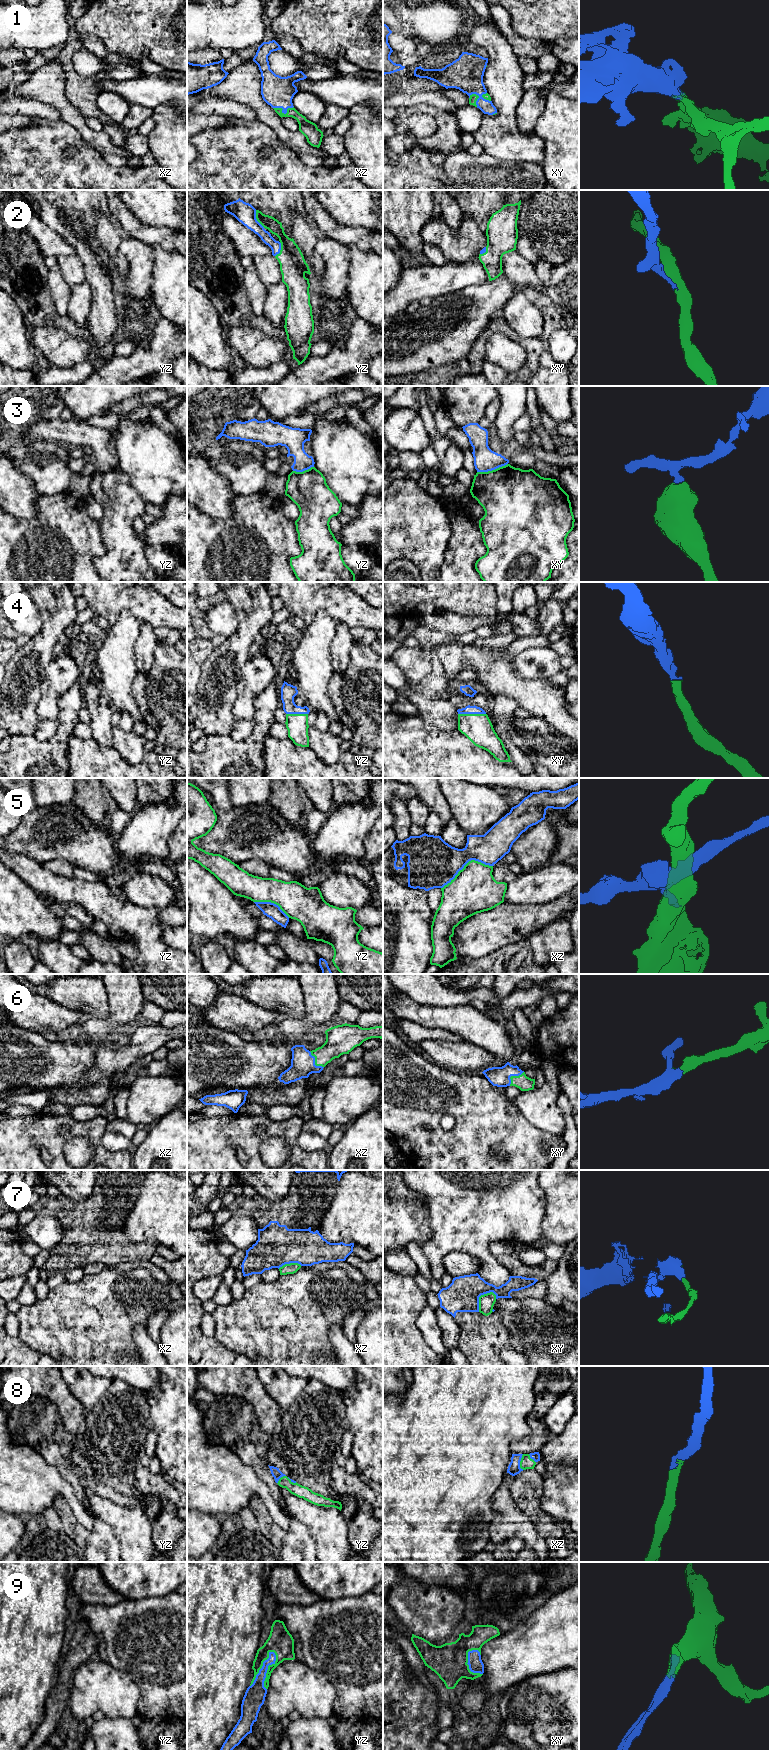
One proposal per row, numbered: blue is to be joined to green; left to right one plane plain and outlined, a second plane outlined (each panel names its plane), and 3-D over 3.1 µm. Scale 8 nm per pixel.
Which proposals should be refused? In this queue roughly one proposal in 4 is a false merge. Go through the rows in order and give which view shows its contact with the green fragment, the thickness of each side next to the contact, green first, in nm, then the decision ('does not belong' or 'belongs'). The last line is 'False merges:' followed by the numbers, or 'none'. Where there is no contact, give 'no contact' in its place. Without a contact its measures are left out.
1: xz | 130/260 nm | belongs
2: yz | 110/160 nm | belongs
3: xy | 460/180 nm | does not belong
4: xy | 220/70 nm | belongs
5: xz | 360/380 nm | does not belong
6: xz | 200/190 nm | belongs
7: xy | 130/280 nm | does not belong
8: xz | 100/100 nm | belongs
9: yz | 190/170 nm | belongs
False merges: 3, 5, 7

